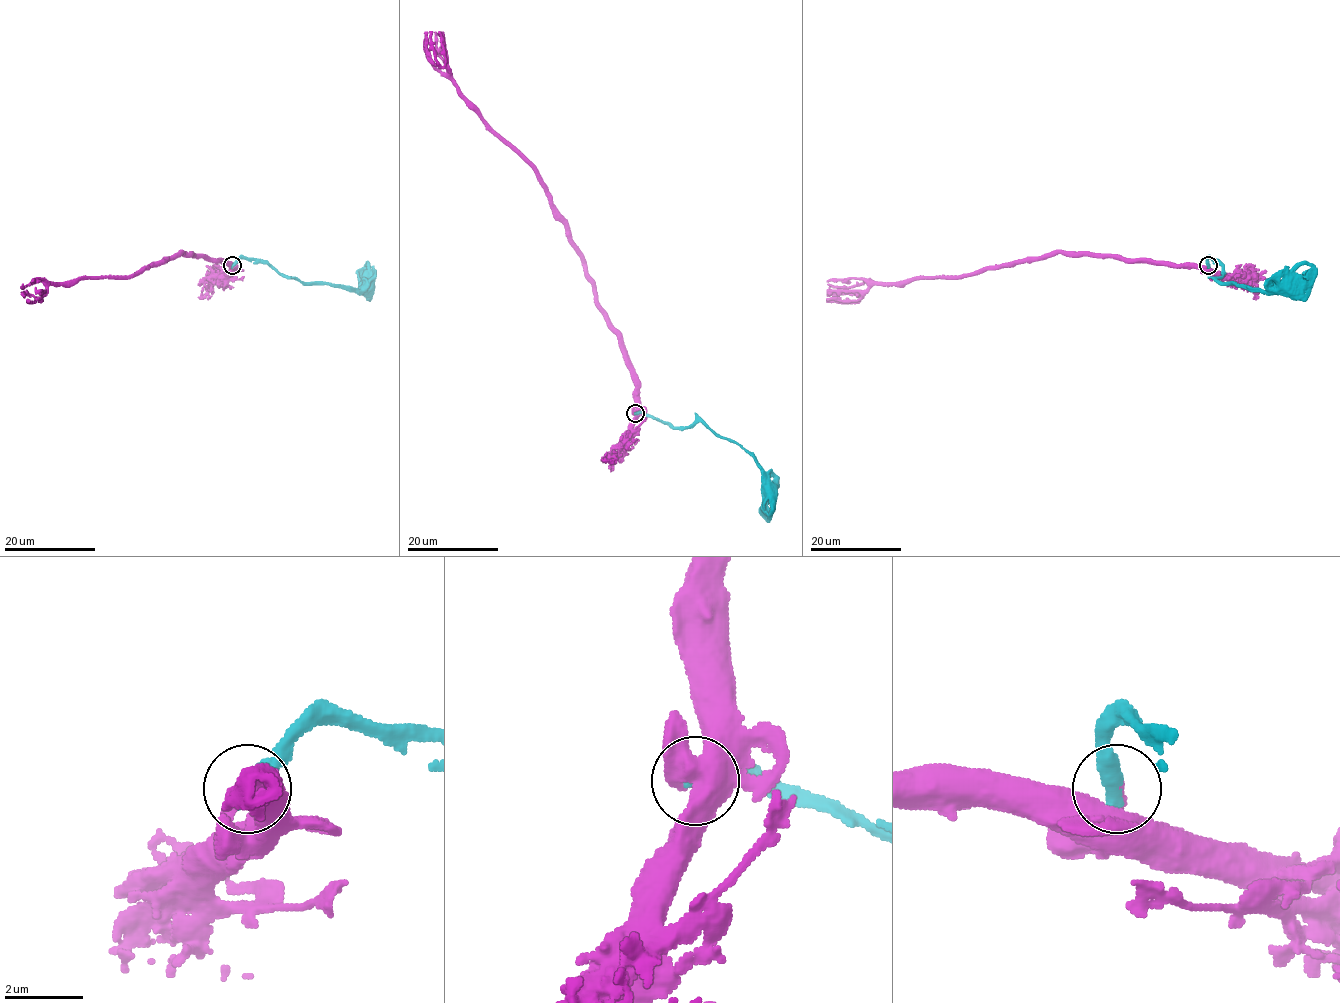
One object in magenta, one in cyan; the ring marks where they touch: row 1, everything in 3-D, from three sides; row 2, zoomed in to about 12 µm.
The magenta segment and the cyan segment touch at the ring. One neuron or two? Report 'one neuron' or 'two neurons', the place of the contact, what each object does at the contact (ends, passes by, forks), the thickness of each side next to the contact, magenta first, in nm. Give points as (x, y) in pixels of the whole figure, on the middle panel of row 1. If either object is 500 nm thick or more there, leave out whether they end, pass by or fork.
one neuron; place (635, 413); magenta ends; cyan ends; calibres 320 and 480 nm

